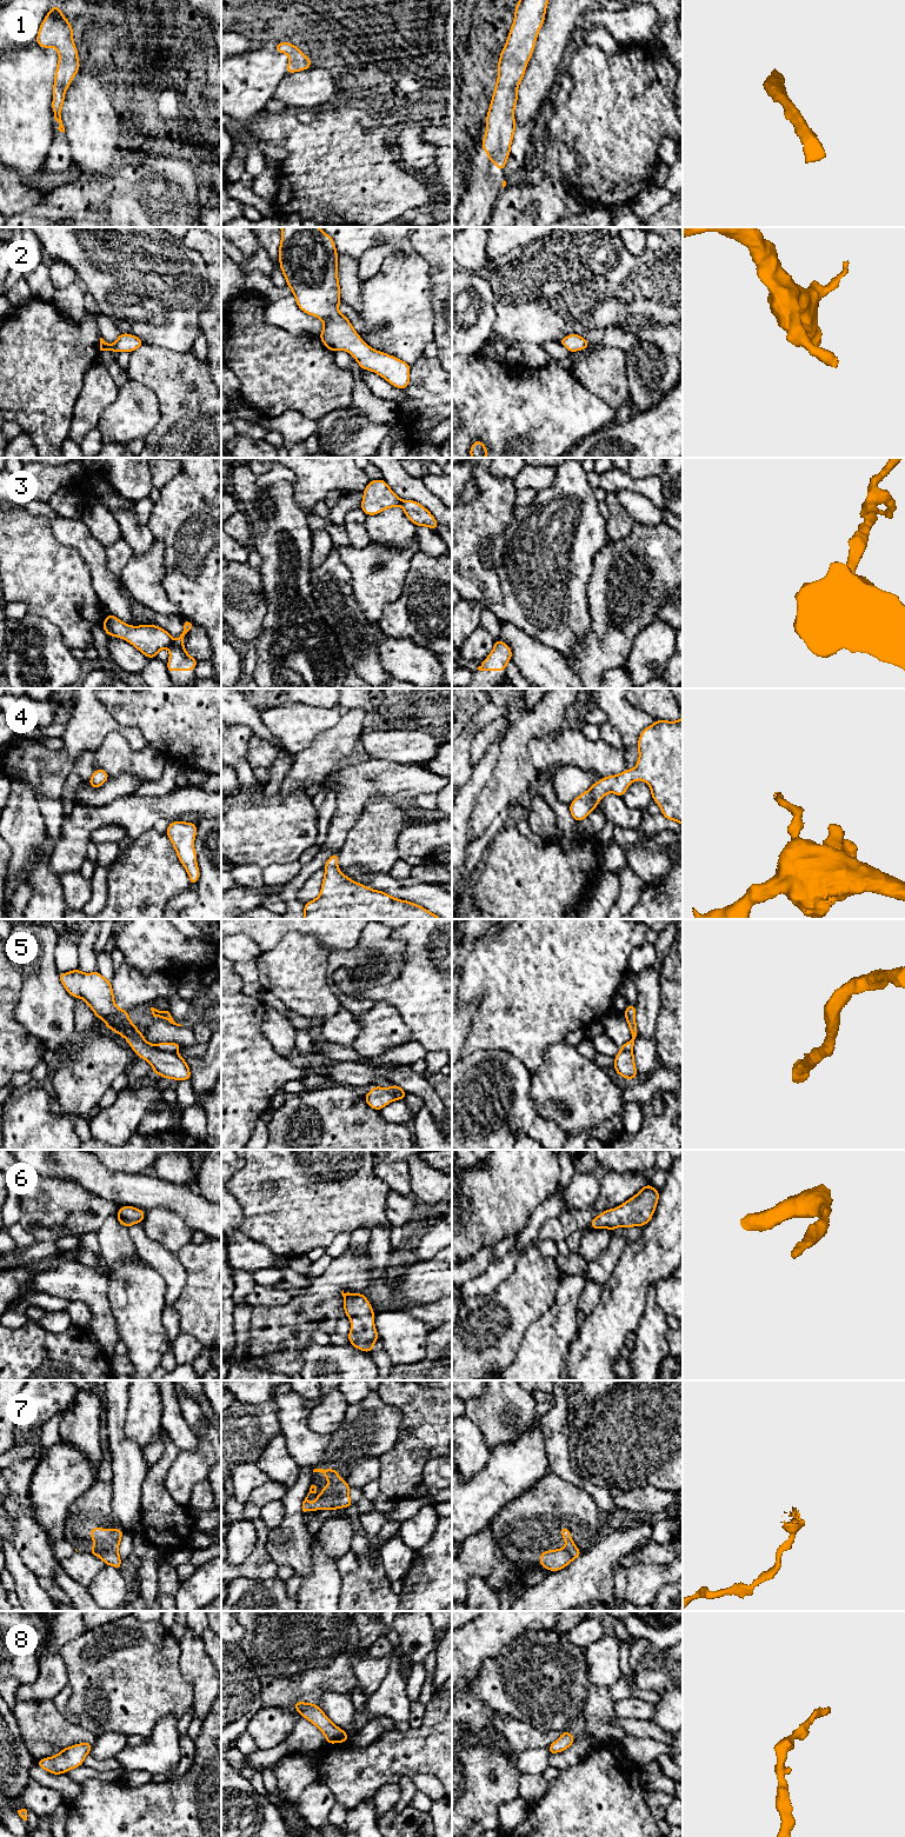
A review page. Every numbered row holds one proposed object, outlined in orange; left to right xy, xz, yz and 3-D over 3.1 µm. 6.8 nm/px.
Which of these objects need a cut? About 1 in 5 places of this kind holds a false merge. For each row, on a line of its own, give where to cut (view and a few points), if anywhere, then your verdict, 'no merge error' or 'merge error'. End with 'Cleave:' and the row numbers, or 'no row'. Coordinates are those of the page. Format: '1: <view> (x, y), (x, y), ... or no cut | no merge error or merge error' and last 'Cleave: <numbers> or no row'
1: no cut | no merge error
2: no cut | no merge error
3: xy (173, 643), (168, 647) | merge error
4: no cut | no merge error
5: xy (155, 1045), (175, 1053) | merge error
6: no cut | no merge error
7: no cut | no merge error
8: no cut | no merge error
Cleave: 3, 5

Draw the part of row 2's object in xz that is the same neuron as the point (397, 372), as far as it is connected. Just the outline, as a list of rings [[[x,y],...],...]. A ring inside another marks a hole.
[[[280,227],[279,246],[280,269],[285,275],[287,287],[295,297],[298,307],[306,314],[319,318],[324,322],[319,338],[333,353],[344,350],[359,364],[361,370],[372,371],[397,388],[405,390],[410,384],[411,366],[405,361],[381,351],[370,347],[353,328],[351,321],[338,307],[340,286],[338,279],[338,253],[334,240],[319,227]]]

